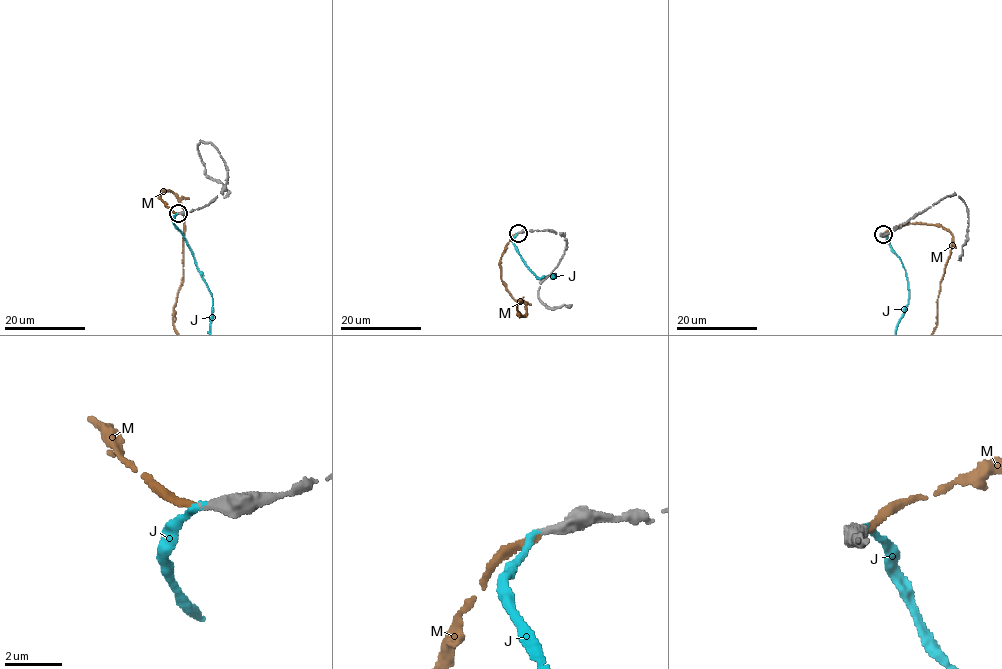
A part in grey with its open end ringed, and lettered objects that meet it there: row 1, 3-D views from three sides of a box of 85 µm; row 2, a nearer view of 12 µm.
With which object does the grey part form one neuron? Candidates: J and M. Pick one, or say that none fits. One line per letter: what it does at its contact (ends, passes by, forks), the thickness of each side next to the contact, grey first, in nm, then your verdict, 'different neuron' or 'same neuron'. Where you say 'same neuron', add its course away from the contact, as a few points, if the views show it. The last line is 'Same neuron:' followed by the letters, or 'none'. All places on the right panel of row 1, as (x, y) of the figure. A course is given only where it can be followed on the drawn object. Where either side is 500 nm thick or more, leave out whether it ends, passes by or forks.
J: it ends there; 400 nm thick on the grey side, 240 nm on the other; same neuron
M: it ends there; 360 nm thick on the grey side, 240 nm on the other; different neuron
Same neuron: J

